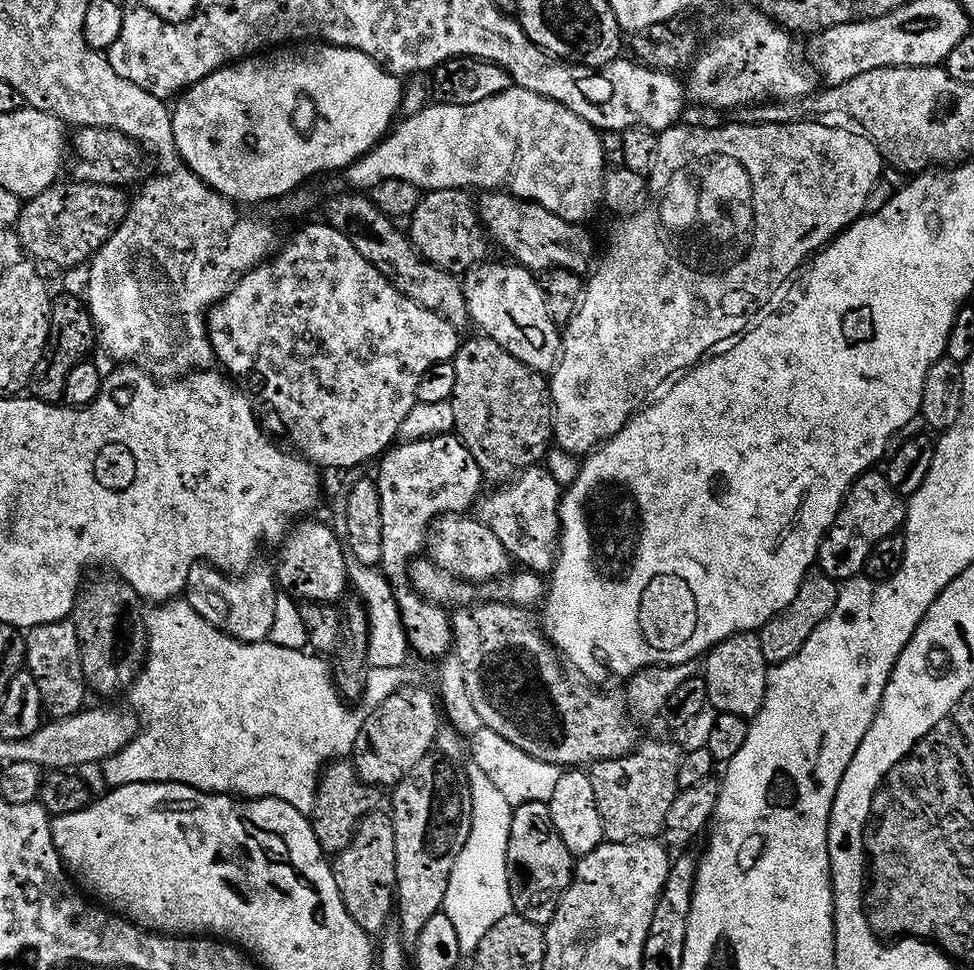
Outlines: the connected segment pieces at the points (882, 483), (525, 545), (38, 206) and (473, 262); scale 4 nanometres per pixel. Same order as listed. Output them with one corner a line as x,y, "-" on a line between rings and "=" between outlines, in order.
869,470
859,476
844,498
844,505
832,523
832,529
824,535
820,547
818,568
827,579
847,582
857,579
865,571
872,552
888,536
897,535
906,519
906,504
896,497
894,489
888,485
880,470
=
533,465
511,481
508,485
495,489
488,498
483,497
476,508
477,517
488,525
493,534
497,536
504,550
508,553
511,559
526,568
529,573
542,573
545,576
549,575
556,565
559,555
560,538
562,535
562,525
560,522
560,506
564,498
563,487
555,478
551,469
541,465
=
79,182
80,184
68,184
55,186
40,197
29,201
18,216
18,235
20,243
24,245
24,251
33,261
45,260
56,268
69,268
75,270
81,258
91,261
98,252
105,247
104,244
117,231
122,228
122,221
128,214
129,201
124,201
125,193
119,188
99,187
92,182
=
461,191
427,193
416,212
410,216
410,237
416,251
430,264
447,270
460,267
468,274
487,257
484,255
488,252
488,244
484,241
486,232
477,209
472,209
464,197

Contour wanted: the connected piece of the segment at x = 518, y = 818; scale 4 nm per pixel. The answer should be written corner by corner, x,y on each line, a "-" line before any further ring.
545,801
518,806
513,811
512,833
508,839
508,858
515,872
510,878
513,909
524,920
543,928
553,920
557,906
572,882
576,865
572,852
551,818
551,807

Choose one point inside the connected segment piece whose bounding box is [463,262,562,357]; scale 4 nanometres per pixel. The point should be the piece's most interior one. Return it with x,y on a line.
501,293

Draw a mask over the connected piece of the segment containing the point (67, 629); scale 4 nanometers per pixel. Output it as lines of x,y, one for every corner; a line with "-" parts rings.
71,620
31,629
26,641
26,666
43,686
41,698
45,711
49,715
51,712
51,717
56,720
68,719
83,711
84,700
88,694
82,670
80,643

